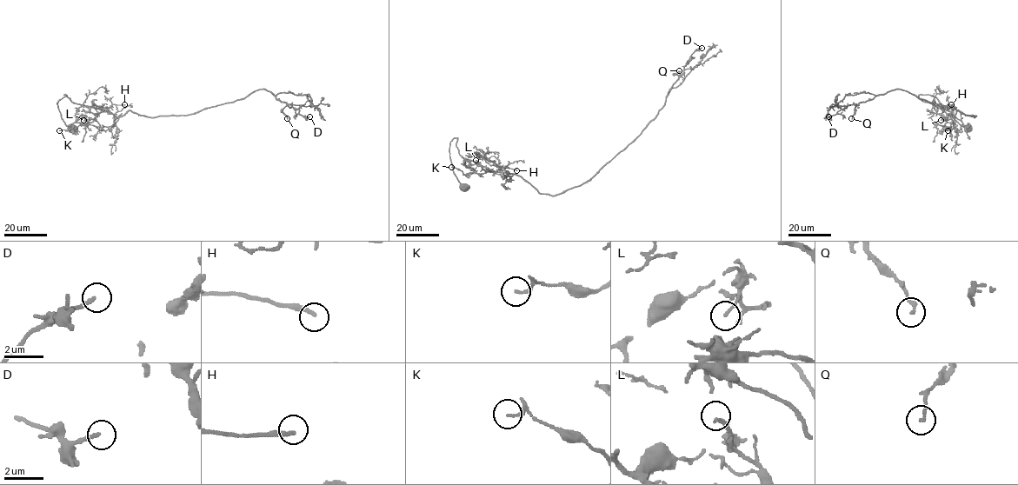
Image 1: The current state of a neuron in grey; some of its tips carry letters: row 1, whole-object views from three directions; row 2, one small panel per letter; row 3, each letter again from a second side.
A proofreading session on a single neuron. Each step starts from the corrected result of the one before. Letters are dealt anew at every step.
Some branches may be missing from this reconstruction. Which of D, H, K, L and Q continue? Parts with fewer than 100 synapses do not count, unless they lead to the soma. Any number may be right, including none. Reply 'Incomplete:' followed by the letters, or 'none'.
Incomplete: none

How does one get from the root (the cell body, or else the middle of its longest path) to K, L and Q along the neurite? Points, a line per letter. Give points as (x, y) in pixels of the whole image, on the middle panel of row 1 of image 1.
K: (463, 186), (450, 159), (454, 138), (462, 156), (493, 171), (464, 174), (451, 167)
L: (463, 186), (453, 171), (449, 142), (457, 138), (456, 147), (462, 156), (493, 171), (484, 169), (475, 160)
Q: (463, 186), (450, 159), (454, 138), (464, 159), (515, 174), (540, 193), (580, 186), (655, 116), (679, 70)

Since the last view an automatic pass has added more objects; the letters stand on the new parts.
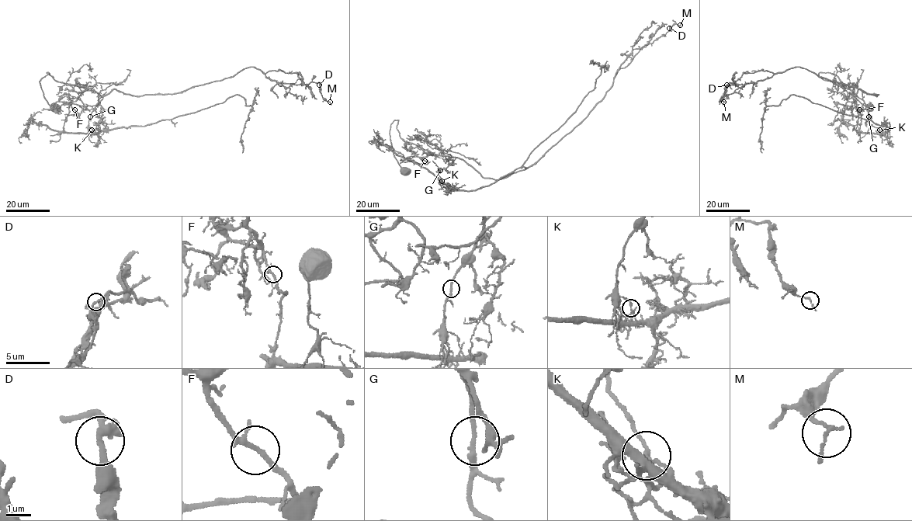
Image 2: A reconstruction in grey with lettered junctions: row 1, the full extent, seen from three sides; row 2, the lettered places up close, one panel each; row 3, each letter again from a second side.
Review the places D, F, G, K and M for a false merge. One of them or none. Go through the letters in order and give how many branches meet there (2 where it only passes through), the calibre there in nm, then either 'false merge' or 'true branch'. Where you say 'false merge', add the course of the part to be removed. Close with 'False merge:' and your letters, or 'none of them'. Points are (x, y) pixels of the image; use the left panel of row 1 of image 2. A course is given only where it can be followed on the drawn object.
D: 2 | 190 nm | true branch
F: 3 | 160 nm | true branch
G: 2 | 190 nm | true branch
K: 2 | 130 nm | false merge | (91, 130), (98, 133), (104, 130), (144, 126), (194, 112), (239, 95), (252, 108), (241, 137), (242, 152)
M: 2 | 130 nm | true branch
False merge: K

